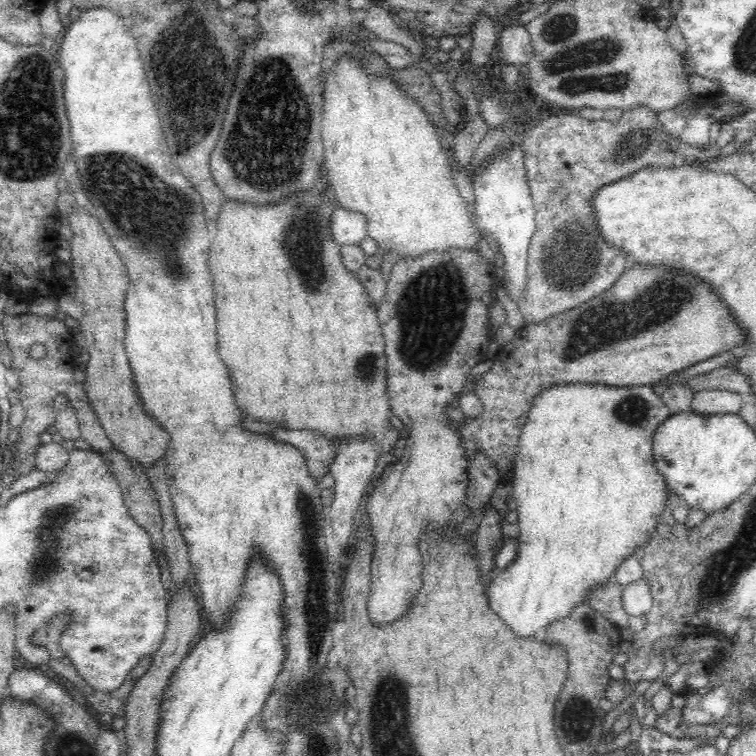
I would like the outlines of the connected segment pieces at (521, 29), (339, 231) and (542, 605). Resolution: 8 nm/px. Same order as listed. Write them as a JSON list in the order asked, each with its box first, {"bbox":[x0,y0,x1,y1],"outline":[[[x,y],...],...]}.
[{"bbox":[497,24,533,66],"outline":[[[516,24],[500,26],[497,40],[498,56],[503,63],[522,66],[528,64],[533,55],[531,36],[526,27]]]},{"bbox":[330,206,366,246],"outline":[[[340,206],[334,210],[330,220],[330,232],[334,242],[339,246],[355,246],[366,236],[366,217],[362,214],[346,210]]]},{"bbox":[486,384,672,638],"outline":[[[598,384],[552,386],[543,390],[534,399],[529,410],[528,420],[518,436],[514,475],[511,479],[513,488],[510,496],[514,497],[519,515],[519,533],[516,537],[518,552],[512,563],[504,569],[493,572],[486,580],[486,600],[490,598],[490,602],[494,604],[492,610],[510,626],[510,630],[514,630],[514,634],[522,638],[530,638],[539,632],[544,632],[553,622],[561,621],[571,615],[578,605],[587,603],[587,596],[596,587],[601,587],[608,579],[614,577],[619,564],[626,557],[635,555],[637,548],[649,541],[672,499],[672,491],[653,461],[654,433],[671,412],[661,397],[656,395],[653,386],[610,387]]]}]

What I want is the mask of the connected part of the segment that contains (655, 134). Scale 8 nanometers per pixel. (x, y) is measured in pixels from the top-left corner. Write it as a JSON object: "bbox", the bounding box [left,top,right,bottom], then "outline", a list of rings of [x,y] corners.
{"bbox":[518,107,683,324],"outline":[[[638,107],[632,110],[622,112],[622,116],[617,121],[608,120],[584,120],[580,116],[574,116],[574,114],[556,114],[556,116],[550,116],[548,120],[540,120],[536,126],[532,126],[528,132],[522,133],[518,139],[523,151],[525,152],[524,166],[526,168],[526,180],[530,187],[530,194],[532,195],[533,205],[535,208],[535,225],[536,230],[532,235],[532,240],[529,246],[528,256],[528,285],[525,288],[522,300],[520,300],[519,309],[524,317],[526,324],[545,323],[558,316],[560,313],[568,312],[568,310],[574,310],[576,306],[596,298],[599,294],[606,292],[612,285],[616,284],[616,280],[620,278],[620,274],[624,272],[626,268],[626,254],[620,252],[616,248],[611,248],[609,244],[602,239],[600,231],[596,228],[596,220],[594,220],[594,214],[592,214],[592,196],[598,192],[598,189],[602,188],[602,185],[608,185],[612,182],[616,182],[621,178],[628,177],[629,174],[636,172],[637,170],[646,167],[664,166],[671,167],[678,162],[676,158],[677,149],[682,151],[683,149],[675,146],[668,133],[662,131],[662,125],[656,121],[656,113],[651,111],[648,107]]]}

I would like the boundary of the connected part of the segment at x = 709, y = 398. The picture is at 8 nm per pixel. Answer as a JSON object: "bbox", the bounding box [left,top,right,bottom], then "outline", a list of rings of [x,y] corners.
{"bbox":[689,389,742,415],"outline":[[[720,389],[697,392],[689,408],[700,415],[736,414],[742,406],[741,394]]]}

